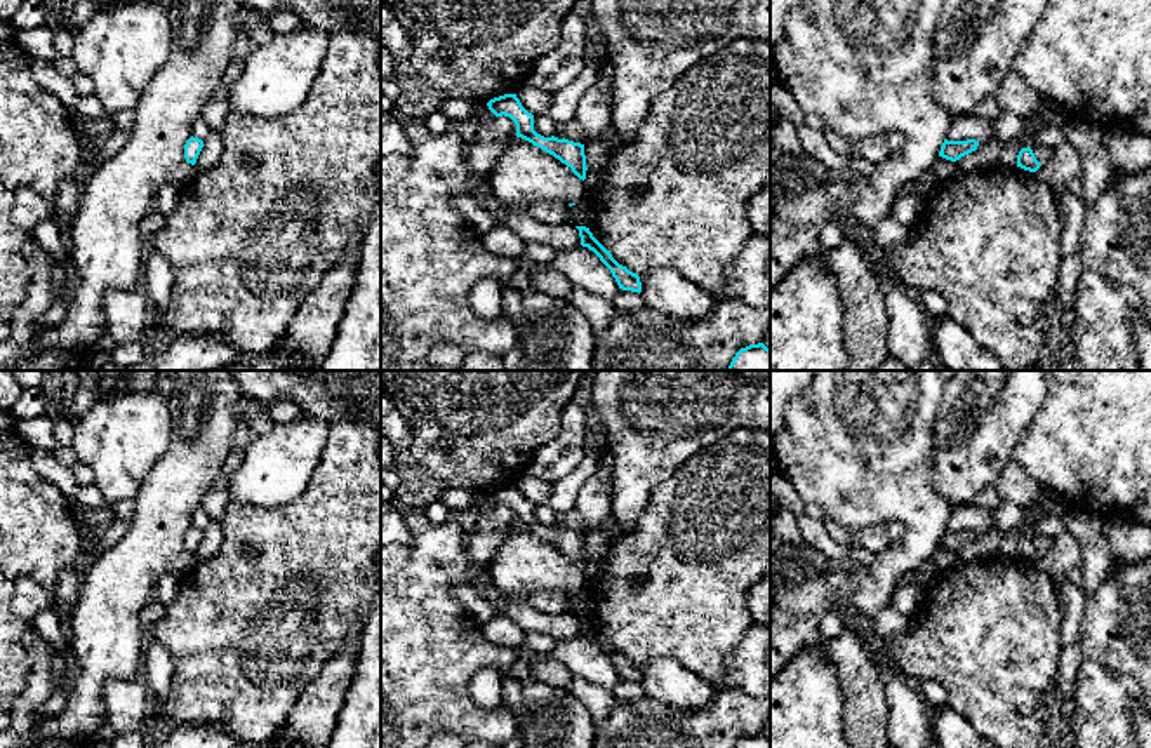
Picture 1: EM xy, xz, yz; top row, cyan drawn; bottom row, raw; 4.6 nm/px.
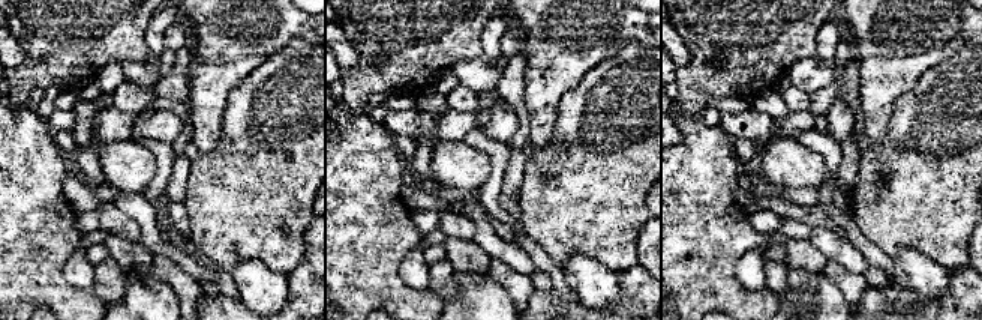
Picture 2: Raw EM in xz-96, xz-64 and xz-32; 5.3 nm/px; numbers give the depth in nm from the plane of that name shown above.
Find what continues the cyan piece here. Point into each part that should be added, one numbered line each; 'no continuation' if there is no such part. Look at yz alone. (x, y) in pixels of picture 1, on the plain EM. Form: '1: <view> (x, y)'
no continuation

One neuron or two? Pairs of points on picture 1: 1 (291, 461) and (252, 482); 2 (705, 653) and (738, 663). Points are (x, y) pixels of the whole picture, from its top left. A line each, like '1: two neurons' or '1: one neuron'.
1: one neuron
2: two neurons

